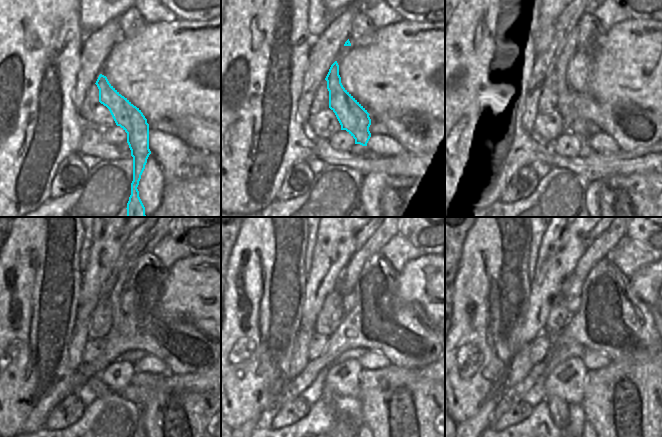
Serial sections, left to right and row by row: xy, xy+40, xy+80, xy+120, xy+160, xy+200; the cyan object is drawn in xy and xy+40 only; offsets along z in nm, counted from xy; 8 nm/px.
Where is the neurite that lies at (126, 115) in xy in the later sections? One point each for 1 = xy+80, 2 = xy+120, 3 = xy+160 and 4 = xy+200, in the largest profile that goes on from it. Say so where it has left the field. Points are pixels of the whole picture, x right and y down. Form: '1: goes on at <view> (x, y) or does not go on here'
1: goes on at xy+80 (566, 95)
2: goes on at xy+120 (115, 284)
3: goes on at xy+160 (374, 245)
4: goes on at xy+200 (599, 248)

